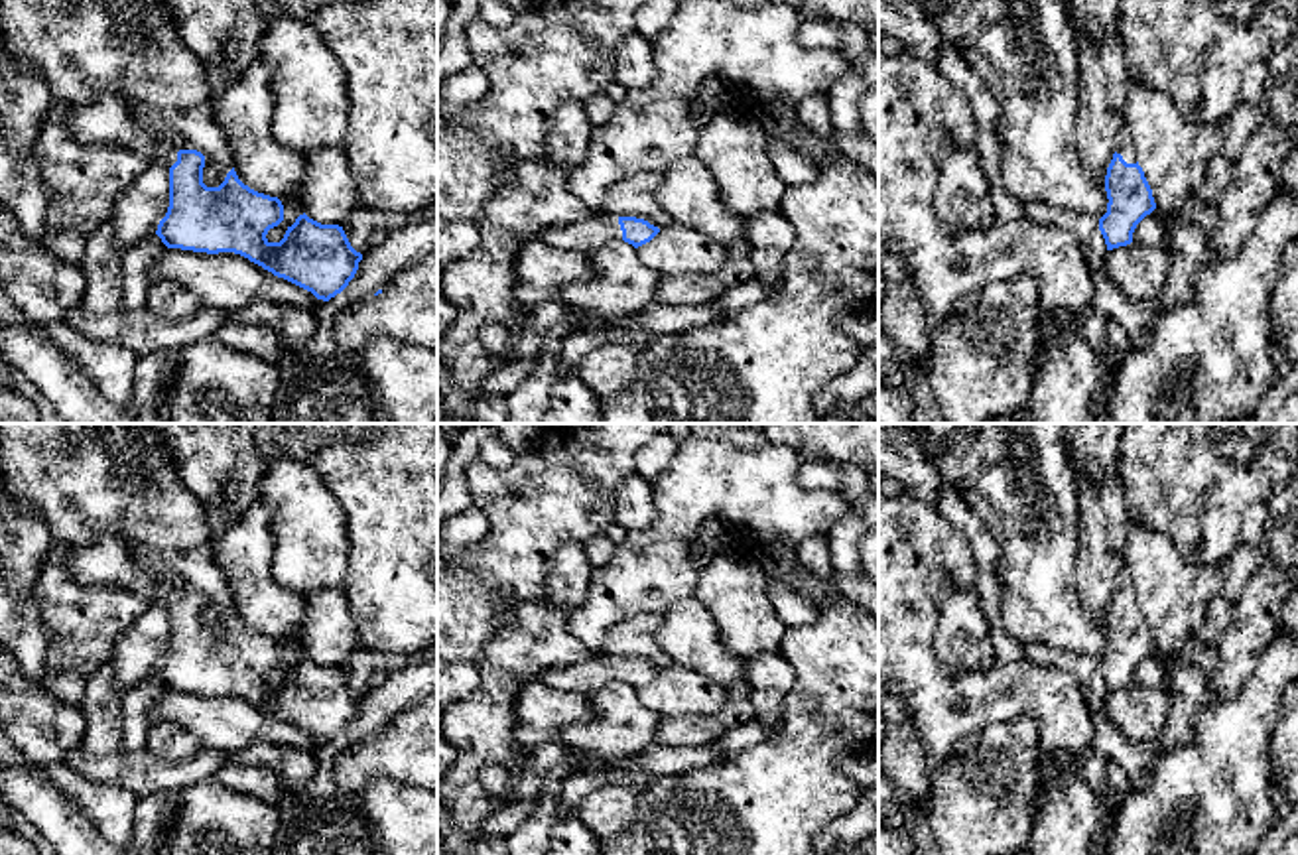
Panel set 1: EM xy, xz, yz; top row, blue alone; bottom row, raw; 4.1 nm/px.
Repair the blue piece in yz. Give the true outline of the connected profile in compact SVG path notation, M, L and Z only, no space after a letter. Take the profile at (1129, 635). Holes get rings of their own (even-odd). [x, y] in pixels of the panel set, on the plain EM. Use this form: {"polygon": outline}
{"polygon": "M1125 567L1119 587L1105 617L1107 654L1099 660L1099 672L1107 691L1133 684L1136 666L1156 650L1152 630L1136 603L1136 589Z"}

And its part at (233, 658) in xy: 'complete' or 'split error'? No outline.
split error

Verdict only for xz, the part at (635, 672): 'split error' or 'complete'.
split error

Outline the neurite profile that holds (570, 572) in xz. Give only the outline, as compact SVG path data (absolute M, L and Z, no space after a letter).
M563 542L548 561L548 601L571 615L587 599L593 569L583 544Z

